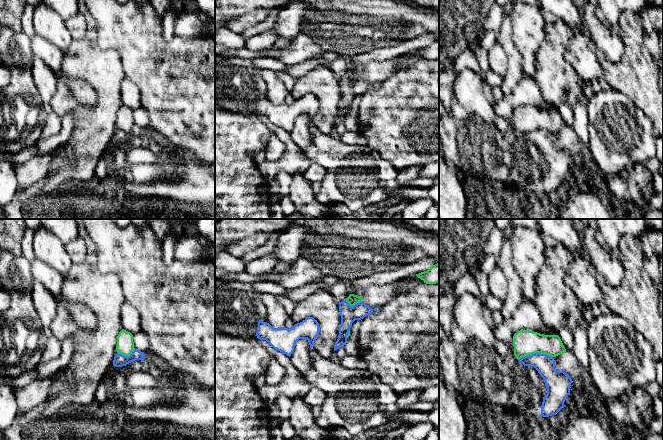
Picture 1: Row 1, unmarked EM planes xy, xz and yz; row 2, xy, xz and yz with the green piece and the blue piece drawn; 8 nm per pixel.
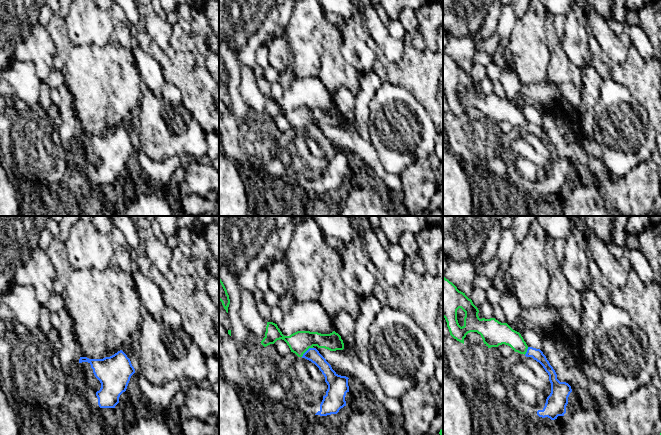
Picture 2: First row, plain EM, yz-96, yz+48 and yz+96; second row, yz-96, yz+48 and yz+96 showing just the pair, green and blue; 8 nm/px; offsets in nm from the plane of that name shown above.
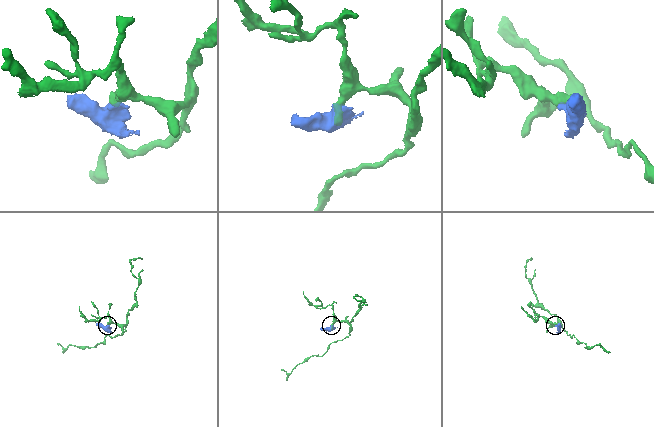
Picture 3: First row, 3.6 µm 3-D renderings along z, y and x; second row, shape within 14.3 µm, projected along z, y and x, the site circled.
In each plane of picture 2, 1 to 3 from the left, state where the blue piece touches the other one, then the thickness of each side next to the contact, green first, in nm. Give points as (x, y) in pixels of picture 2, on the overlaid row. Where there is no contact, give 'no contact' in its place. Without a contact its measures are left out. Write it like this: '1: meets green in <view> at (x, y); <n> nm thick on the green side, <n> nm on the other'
1: no contact
2: meets green in yz+48 at (307, 349); 180 nm thick on the green side, 110 nm on the other
3: meets green in yz+96 at (526, 351); 180 nm thick on the green side, 90 nm on the other

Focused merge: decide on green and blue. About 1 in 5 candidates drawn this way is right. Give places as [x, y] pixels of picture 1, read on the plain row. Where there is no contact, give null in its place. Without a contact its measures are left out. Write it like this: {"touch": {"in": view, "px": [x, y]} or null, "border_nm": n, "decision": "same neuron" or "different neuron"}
{"touch": {"in": "yz", "px": [535, 128]}, "border_nm": 280, "decision": "different neuron"}

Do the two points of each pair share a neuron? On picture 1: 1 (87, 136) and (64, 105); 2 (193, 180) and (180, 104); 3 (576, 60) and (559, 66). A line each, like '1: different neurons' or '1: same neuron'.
1: same neuron
2: different neurons
3: different neurons

